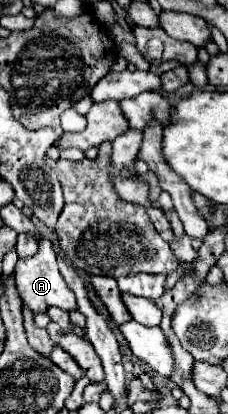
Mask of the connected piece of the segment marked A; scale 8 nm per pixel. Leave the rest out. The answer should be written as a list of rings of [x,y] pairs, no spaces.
[[[40,239],[40,247],[36,257],[28,257],[28,259],[18,259],[16,265],[16,287],[18,293],[24,301],[24,305],[28,305],[34,313],[44,313],[48,307],[60,307],[64,311],[74,311],[76,307],[76,297],[74,293],[68,289],[64,277],[58,271],[58,263],[56,263],[56,253],[52,249],[52,243],[48,239]]]

